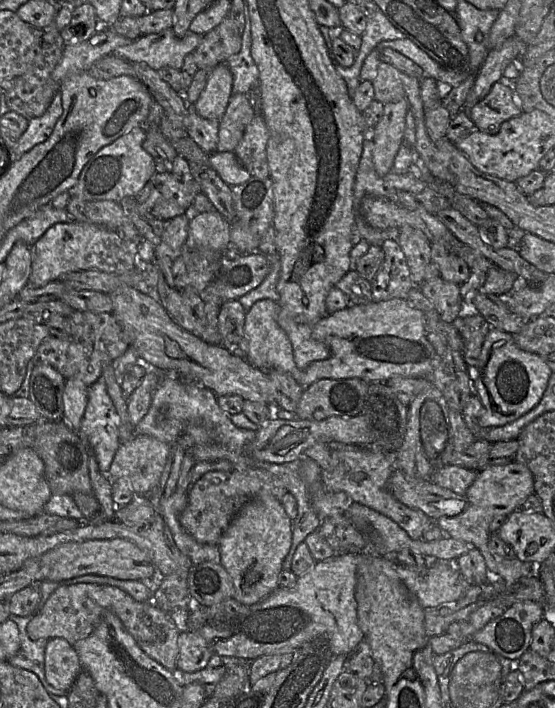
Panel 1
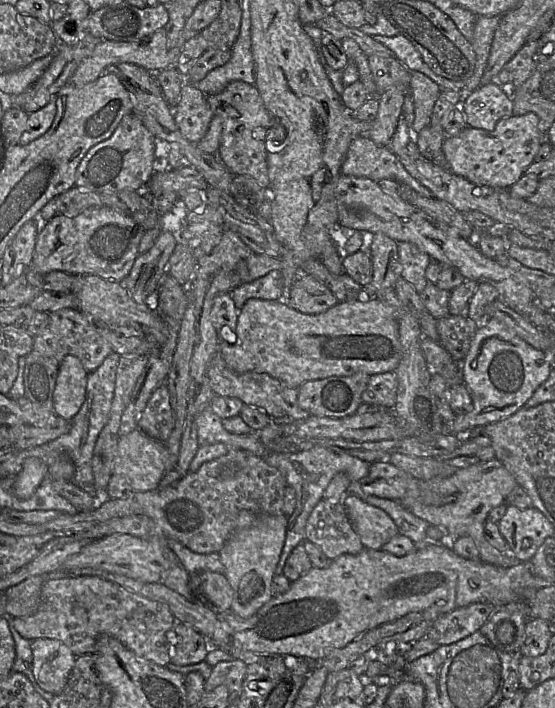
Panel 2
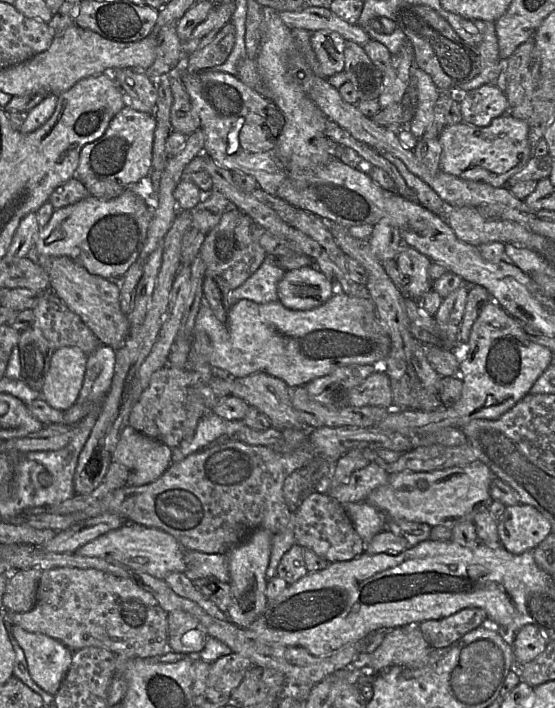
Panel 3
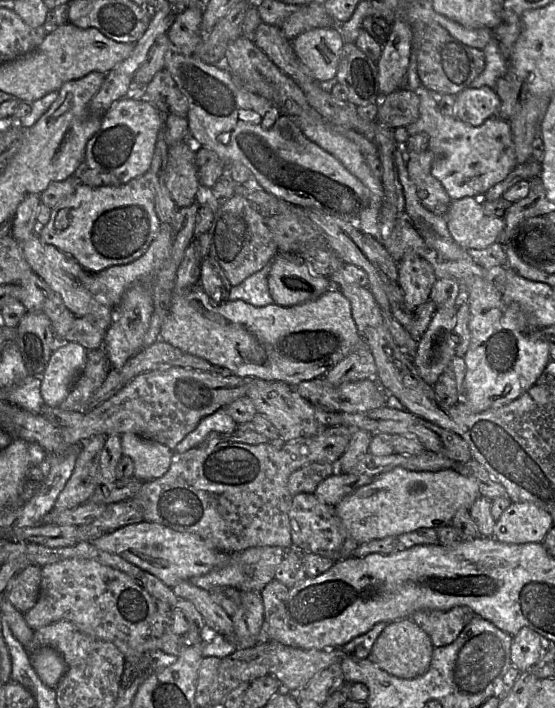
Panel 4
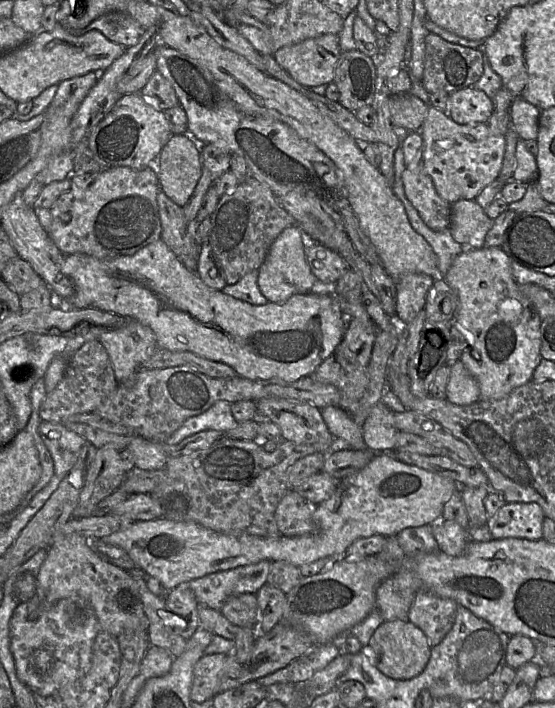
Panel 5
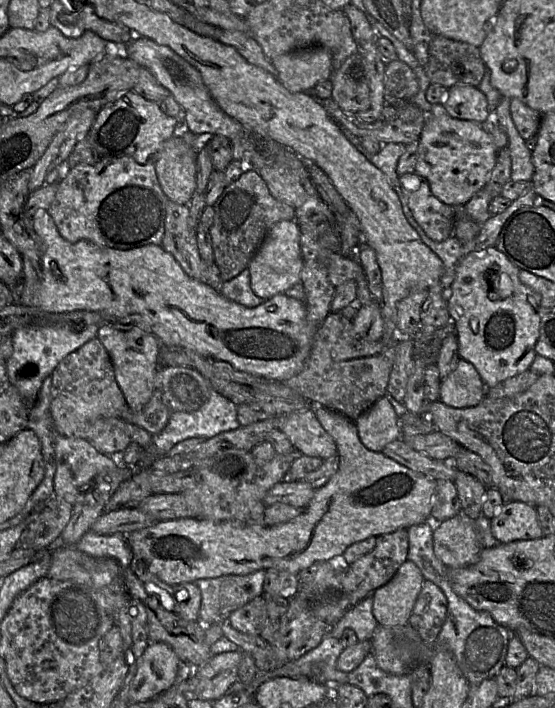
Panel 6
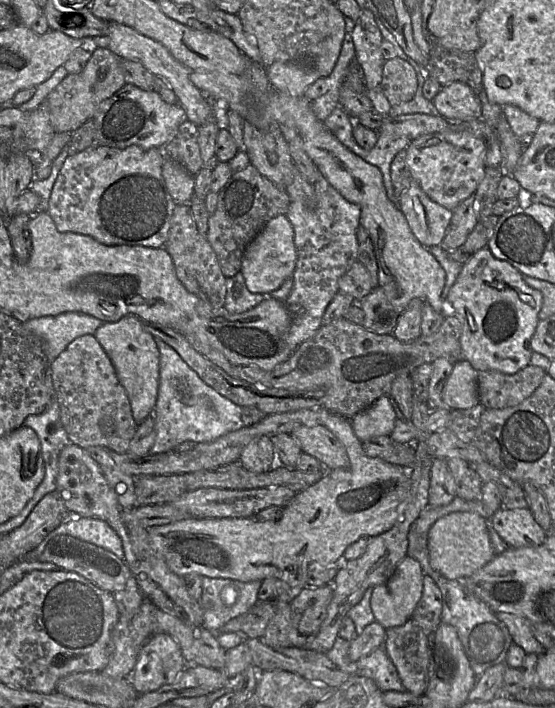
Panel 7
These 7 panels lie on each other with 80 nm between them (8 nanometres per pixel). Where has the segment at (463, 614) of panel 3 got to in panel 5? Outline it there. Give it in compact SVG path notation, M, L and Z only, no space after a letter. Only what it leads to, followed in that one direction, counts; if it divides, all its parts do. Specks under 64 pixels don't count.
M425 587L417 593L408 620L428 638L431 647L438 645L451 630L458 603L435 595Z

